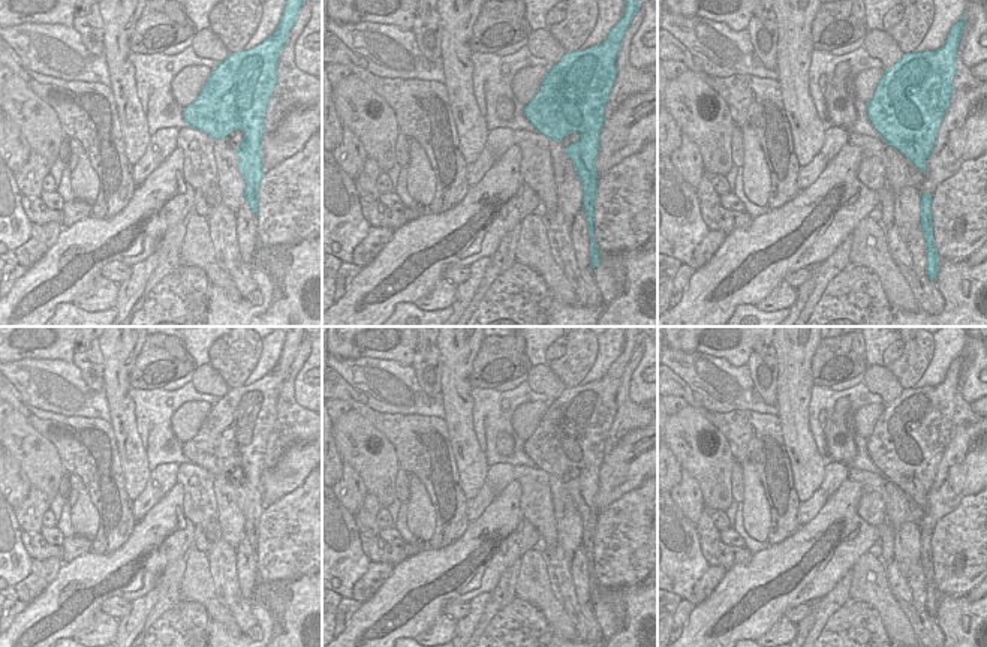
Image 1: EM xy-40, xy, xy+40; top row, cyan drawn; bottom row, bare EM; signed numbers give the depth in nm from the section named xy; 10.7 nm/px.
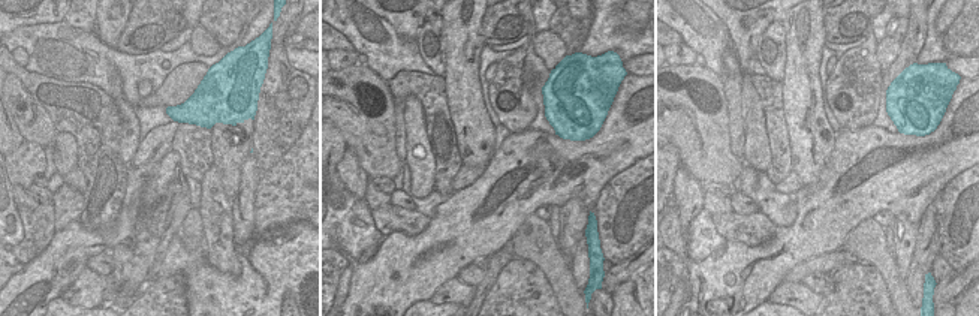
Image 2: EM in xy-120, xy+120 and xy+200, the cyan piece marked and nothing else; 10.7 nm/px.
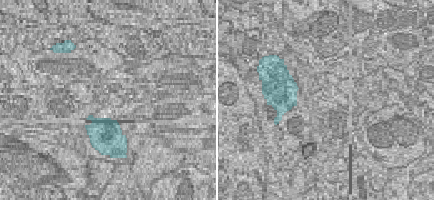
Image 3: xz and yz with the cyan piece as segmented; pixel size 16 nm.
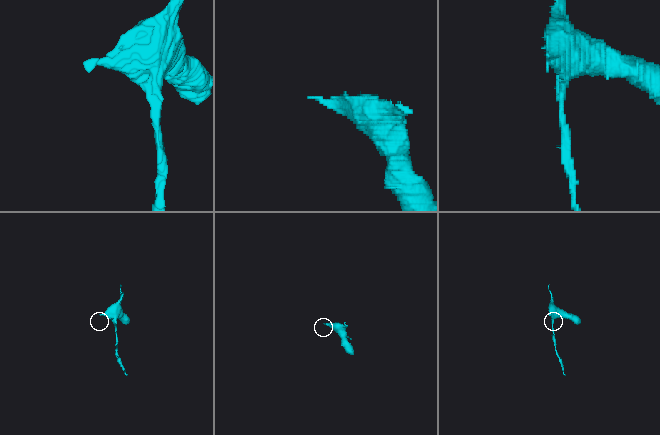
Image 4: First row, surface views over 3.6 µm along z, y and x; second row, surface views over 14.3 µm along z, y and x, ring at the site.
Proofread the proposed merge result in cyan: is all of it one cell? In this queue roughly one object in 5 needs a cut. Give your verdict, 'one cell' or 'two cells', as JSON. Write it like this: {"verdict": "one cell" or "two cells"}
{"verdict": "two cells"}

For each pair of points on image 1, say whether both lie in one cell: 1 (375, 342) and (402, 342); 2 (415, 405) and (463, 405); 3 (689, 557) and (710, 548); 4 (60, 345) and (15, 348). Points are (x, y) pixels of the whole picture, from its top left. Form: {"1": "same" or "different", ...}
{"1": "same", "2": "different", "3": "different", "4": "same"}

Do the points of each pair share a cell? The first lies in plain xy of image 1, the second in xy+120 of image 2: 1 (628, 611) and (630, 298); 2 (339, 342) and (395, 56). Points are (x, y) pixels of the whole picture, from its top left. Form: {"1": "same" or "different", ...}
{"1": "same", "2": "different"}

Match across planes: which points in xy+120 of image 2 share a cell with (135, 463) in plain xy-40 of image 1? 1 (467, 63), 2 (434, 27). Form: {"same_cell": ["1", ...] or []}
{"same_cell": ["1"]}

